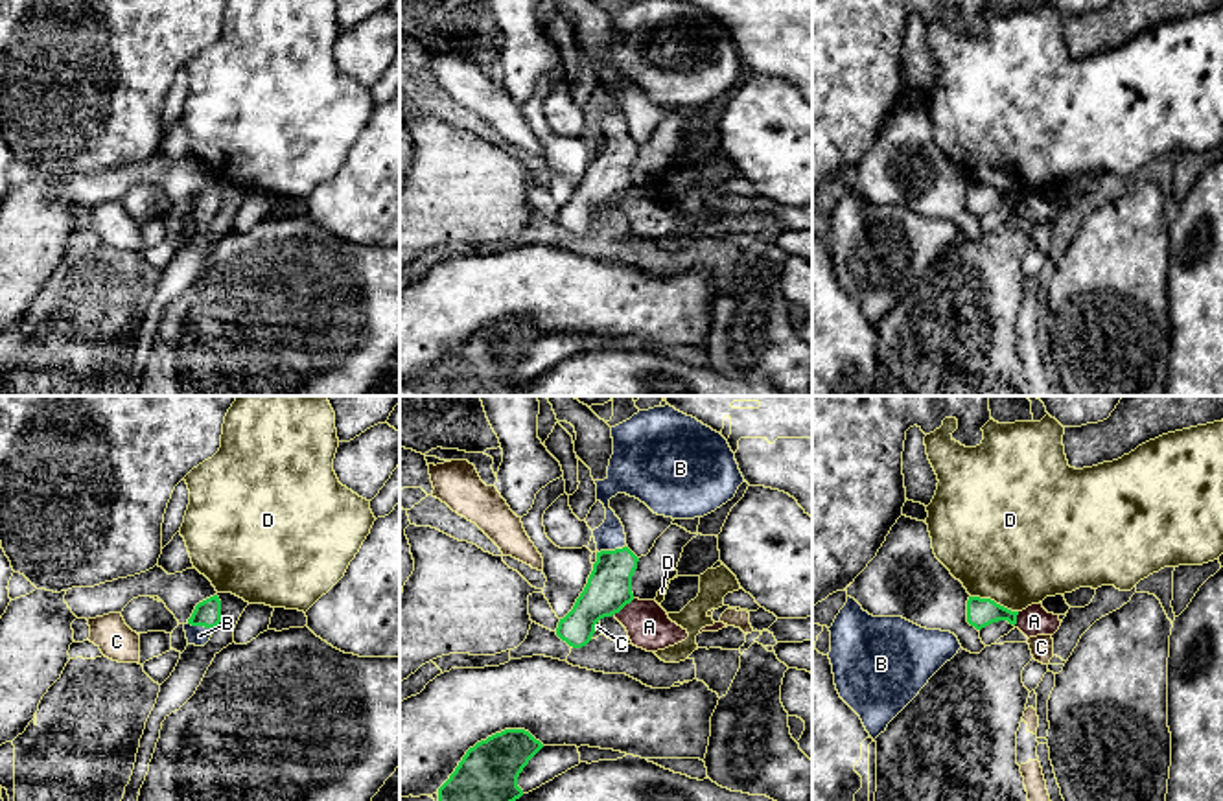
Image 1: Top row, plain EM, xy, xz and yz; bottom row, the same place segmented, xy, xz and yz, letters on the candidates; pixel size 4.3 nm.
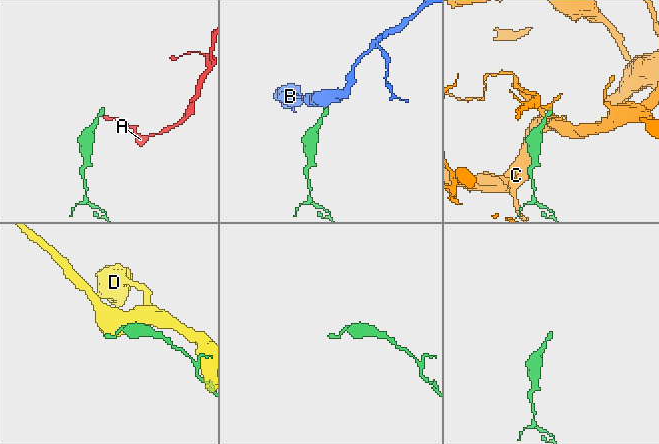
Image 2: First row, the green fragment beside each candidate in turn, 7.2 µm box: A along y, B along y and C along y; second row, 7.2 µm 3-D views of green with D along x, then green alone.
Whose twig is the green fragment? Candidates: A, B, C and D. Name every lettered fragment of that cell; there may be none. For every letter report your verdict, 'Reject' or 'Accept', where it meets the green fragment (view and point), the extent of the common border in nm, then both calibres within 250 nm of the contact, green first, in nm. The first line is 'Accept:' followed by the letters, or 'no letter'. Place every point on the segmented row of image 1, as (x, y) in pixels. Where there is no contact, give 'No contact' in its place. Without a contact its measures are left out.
Accept: B
A: Reject. Touches green at xz (623, 606). Shared border 120 nm. Thickness 200 nm (green) against 190 nm
B: Accept. Touches green at xz (612, 551). Shared border 130 nm. Thickness 200 nm (green) against 120 nm
C: Reject. Touches green at xz (595, 625). Shared border 60 nm. Thickness 200 nm (green) against 20 nm
D: Reject. Touches green at yz (993, 601). Shared border 220 nm. Thickness 130 nm (green) against 500 nm

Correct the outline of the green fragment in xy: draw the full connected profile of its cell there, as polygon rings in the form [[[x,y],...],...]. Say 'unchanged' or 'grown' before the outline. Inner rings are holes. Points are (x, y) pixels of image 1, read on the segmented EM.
grown | [[[217,595],[199,602],[184,624],[188,644],[204,646],[212,630],[221,622],[221,600]]]

